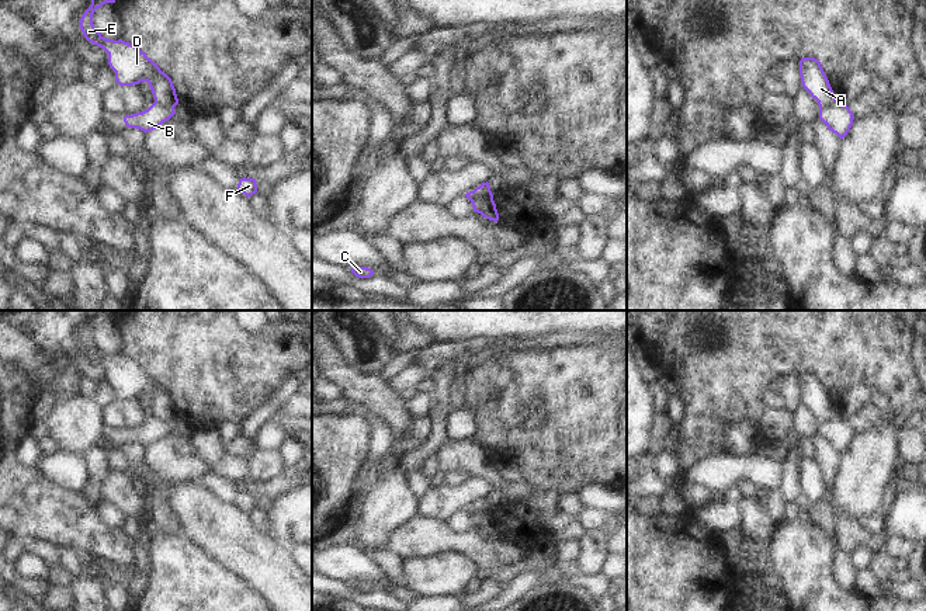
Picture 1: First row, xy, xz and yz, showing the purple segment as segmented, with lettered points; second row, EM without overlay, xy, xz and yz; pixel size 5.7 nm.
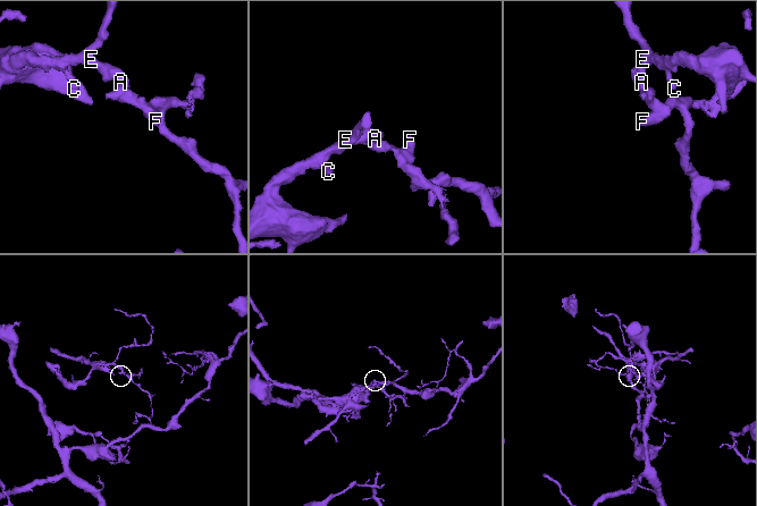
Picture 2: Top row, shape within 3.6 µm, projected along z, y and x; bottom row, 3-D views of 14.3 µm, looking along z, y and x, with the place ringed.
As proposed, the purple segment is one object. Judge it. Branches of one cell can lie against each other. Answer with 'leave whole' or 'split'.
split

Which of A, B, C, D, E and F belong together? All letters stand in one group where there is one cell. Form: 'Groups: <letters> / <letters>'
Groups: A C D E / B F.

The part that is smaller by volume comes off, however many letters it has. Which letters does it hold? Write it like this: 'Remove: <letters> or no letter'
Remove: A, C, D, E.

